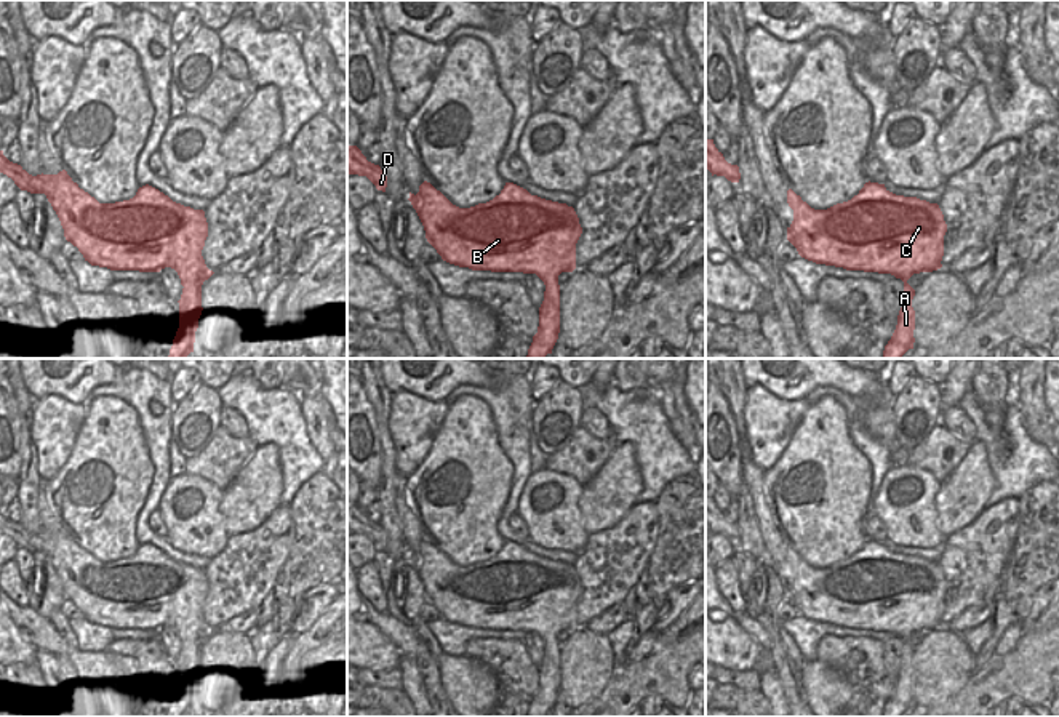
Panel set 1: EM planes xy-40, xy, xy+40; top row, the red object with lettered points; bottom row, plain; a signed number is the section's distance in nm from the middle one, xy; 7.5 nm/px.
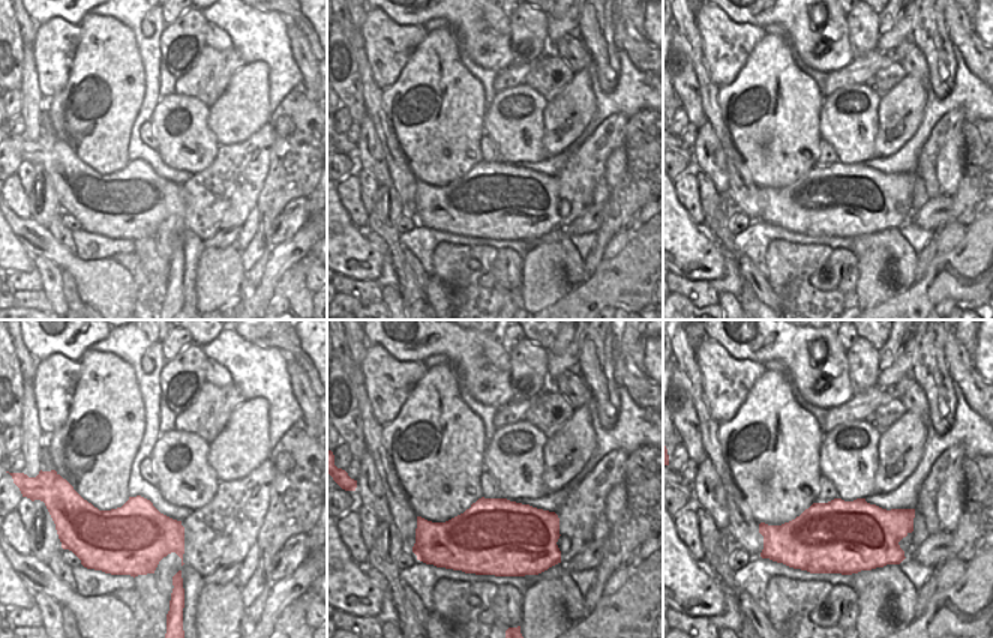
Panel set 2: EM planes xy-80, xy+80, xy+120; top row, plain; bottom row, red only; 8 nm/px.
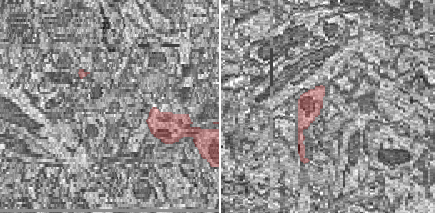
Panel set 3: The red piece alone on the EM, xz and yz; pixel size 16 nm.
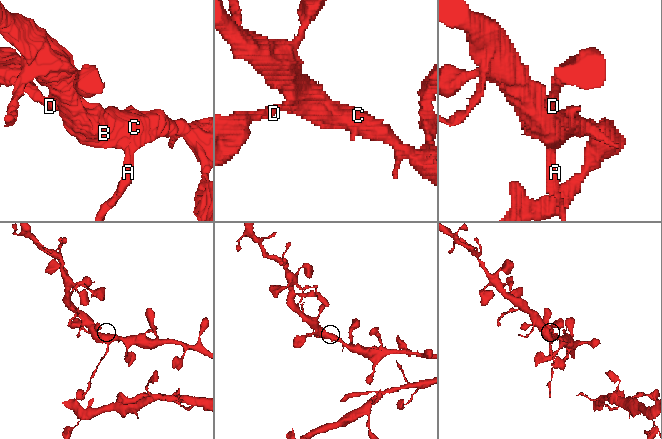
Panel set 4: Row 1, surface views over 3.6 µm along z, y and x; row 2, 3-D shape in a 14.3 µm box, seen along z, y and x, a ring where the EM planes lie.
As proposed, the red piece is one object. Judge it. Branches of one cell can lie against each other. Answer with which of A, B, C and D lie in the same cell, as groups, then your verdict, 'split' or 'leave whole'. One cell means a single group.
groups A / B C D; split

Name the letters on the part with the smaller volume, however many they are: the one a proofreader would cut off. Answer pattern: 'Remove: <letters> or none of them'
Remove: A

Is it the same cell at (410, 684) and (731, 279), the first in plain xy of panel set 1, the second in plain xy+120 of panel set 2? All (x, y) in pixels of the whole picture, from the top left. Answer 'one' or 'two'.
two

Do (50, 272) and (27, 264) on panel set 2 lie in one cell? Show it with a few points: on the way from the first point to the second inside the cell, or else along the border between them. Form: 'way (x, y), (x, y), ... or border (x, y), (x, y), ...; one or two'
border (35, 257), (33, 267); two

